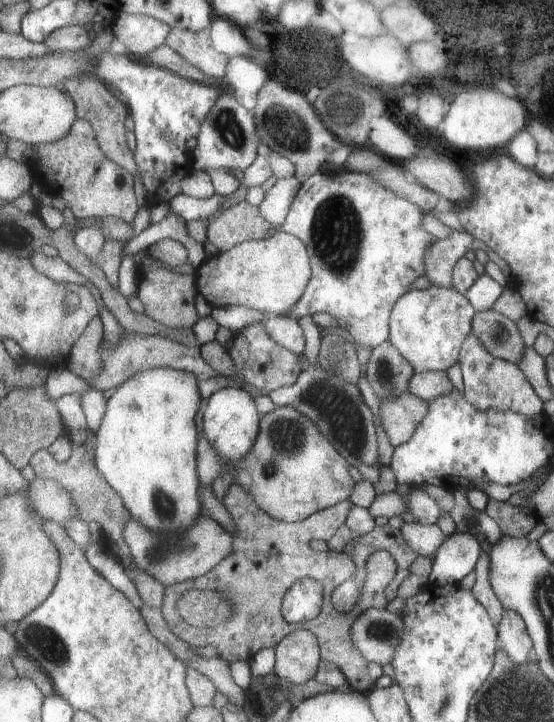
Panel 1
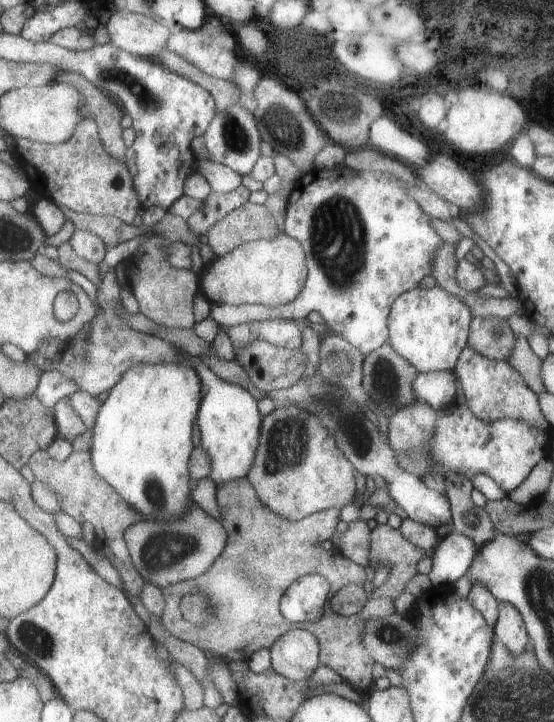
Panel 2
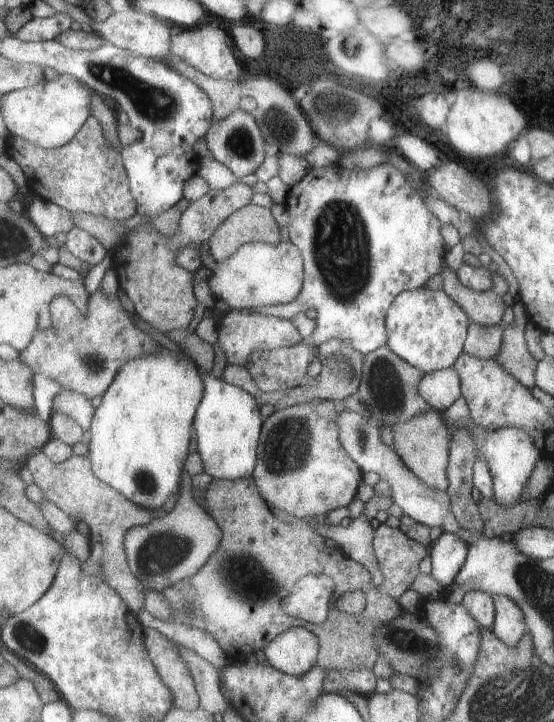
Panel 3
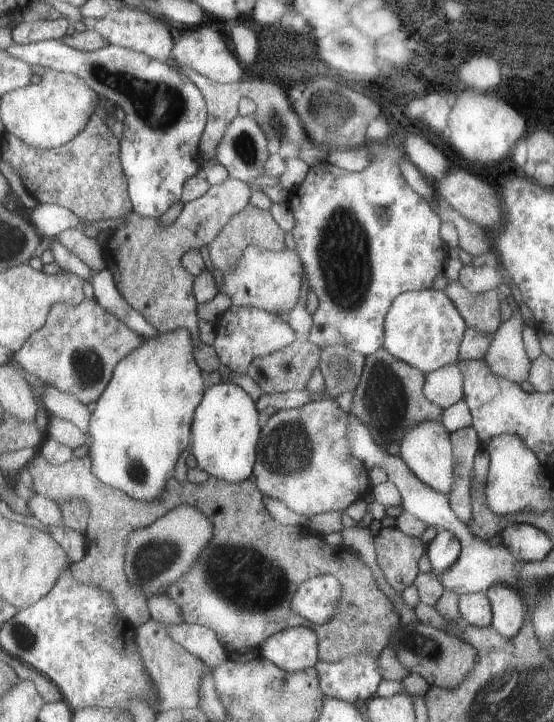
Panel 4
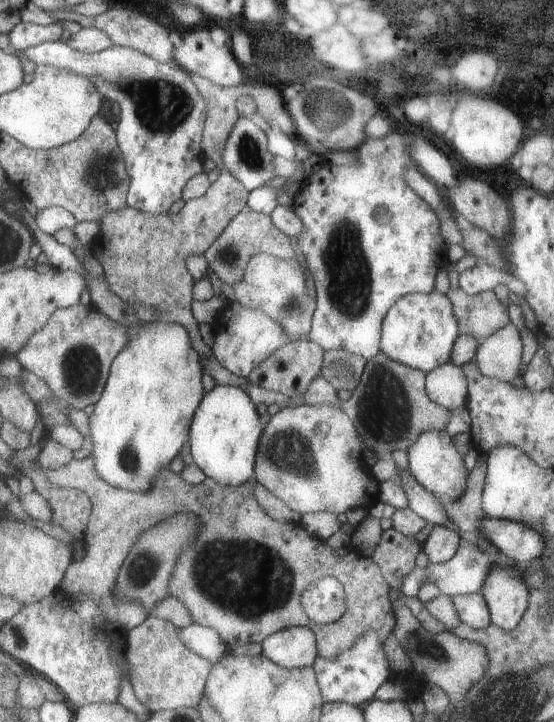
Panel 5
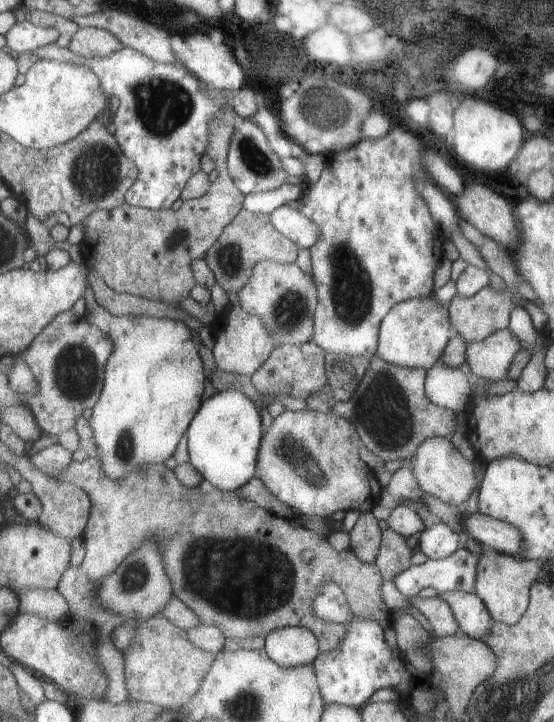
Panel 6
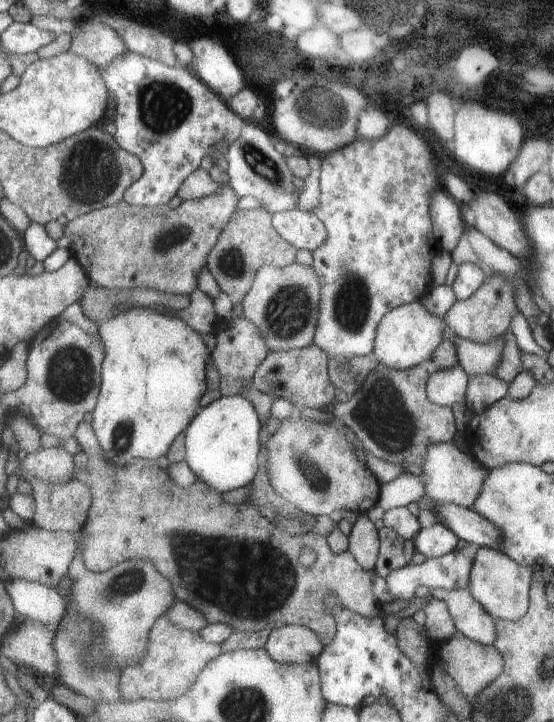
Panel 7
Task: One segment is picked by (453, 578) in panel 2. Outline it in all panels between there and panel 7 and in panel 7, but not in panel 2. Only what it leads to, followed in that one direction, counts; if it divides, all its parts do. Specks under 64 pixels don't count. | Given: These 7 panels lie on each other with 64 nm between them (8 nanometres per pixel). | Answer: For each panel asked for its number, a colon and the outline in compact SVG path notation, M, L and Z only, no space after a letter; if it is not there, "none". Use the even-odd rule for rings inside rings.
3: M443 532L441 538L431 544L431 556L433 556L431 576L445 588L449 588L455 584L455 578L459 570L463 570L463 564L467 564L469 544L457 534Z
4: M439 530L429 546L429 558L433 560L433 568L439 572L451 570L455 562L459 562L459 556L463 554L463 542L461 538L451 530Z
5: M435 524L431 536L423 542L423 550L431 556L431 564L449 562L459 554L463 546L463 536L453 526Z
6: M441 522L421 534L417 548L421 548L431 560L443 560L457 554L461 550L461 542L461 534L449 524Z
7: M437 522L431 528L423 528L417 538L413 540L415 552L425 554L427 558L443 558L451 552L455 552L457 546L461 546L459 534L455 534L447 524Z

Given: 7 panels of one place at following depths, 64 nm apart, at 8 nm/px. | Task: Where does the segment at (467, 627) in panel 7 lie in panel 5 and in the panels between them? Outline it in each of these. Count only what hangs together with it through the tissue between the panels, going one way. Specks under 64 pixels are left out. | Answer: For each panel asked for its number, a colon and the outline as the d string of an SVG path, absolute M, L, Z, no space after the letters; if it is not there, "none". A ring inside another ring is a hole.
5: M469 594L469 596L455 596L455 606L463 624L469 624L475 630L487 630L493 624L491 606L483 594Z
6: M445 592L445 594L437 594L437 596L445 598L451 604L463 634L467 634L475 640L485 640L489 634L493 634L495 618L493 618L491 610L487 608L487 602L483 602L483 598L479 594Z

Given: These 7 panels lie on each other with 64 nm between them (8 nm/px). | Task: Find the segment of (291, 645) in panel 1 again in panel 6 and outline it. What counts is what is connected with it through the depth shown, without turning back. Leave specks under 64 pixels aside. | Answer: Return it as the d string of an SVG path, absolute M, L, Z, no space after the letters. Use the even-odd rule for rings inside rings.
M281 628L267 636L265 650L285 668L315 664L321 652L321 640L311 628Z

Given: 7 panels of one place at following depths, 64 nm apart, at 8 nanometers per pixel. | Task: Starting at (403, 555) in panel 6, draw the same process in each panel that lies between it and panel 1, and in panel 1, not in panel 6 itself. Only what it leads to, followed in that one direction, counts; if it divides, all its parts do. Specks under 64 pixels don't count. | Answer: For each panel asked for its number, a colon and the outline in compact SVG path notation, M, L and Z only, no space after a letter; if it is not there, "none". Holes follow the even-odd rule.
1: M391 524L377 526L373 532L361 536L359 542L355 544L353 560L357 562L357 574L353 576L353 580L365 580L365 564L367 564L369 556L377 554L377 552L389 552L397 560L397 576L387 586L387 598L393 602L395 598L399 598L401 584L413 574L411 566L419 558L423 558L423 554L419 550L415 550L411 546L411 542L407 542L403 530L397 530Z
2: M385 524L371 530L371 544L369 544L369 560L371 566L389 564L391 574L383 588L377 590L381 598L397 600L405 594L407 582L419 574L419 564L427 558L429 552L417 544L413 544L401 530Z
3: M385 522L379 530L375 530L373 548L375 548L375 554L377 554L379 568L381 568L383 576L385 576L385 584L383 584L381 592L393 596L395 600L401 600L401 596L405 592L409 592L409 588L417 580L417 576L421 574L421 562L431 554L431 546L409 538L401 528L393 528L393 526L389 526Z
4: M383 528L375 536L375 552L385 580L403 594L421 572L419 562L429 552L429 546L399 528Z
5: M391 528L383 534L373 560L383 568L391 588L401 590L403 580L417 568L417 558L421 552L423 544L417 542L415 536L405 536L403 532Z

